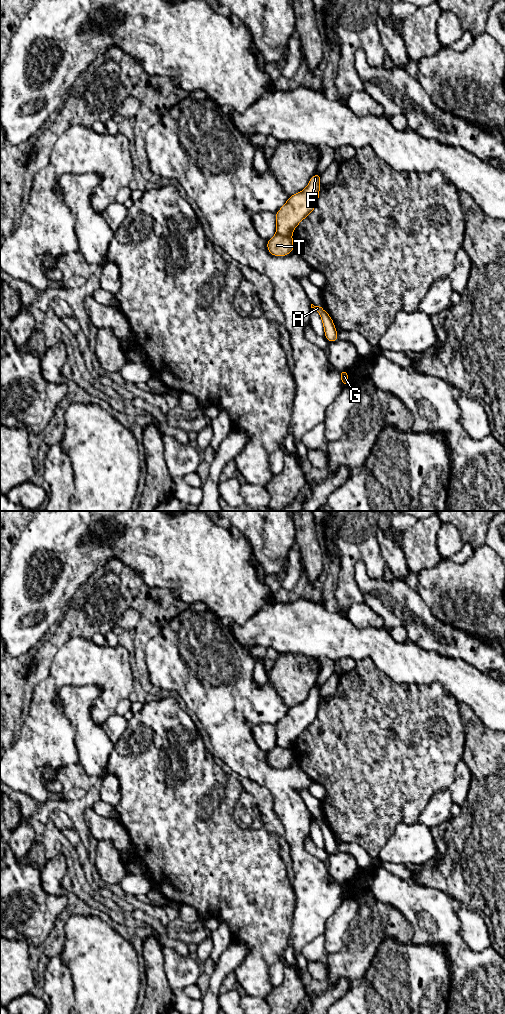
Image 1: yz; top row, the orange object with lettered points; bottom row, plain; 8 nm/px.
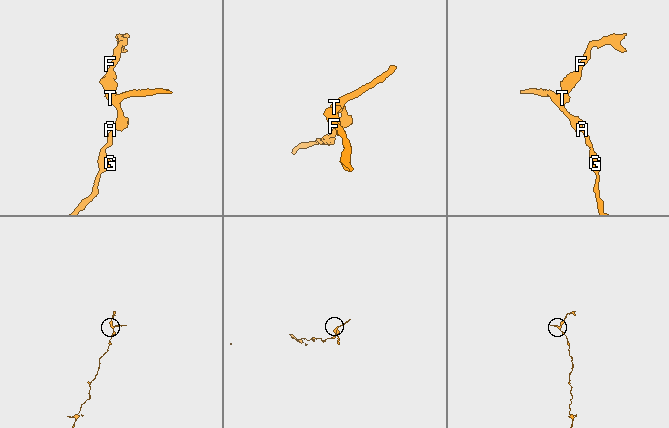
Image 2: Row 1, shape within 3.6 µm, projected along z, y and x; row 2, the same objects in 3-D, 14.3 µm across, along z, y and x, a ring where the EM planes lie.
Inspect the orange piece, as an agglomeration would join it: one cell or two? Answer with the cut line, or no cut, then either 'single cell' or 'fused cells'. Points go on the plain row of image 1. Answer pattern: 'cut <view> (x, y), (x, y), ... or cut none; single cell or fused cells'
cut yz (277, 745), (290, 749); fused cells

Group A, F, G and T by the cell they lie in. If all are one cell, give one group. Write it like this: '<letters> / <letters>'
A G T / F

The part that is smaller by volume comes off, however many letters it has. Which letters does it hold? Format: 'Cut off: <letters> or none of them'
Cut off: F

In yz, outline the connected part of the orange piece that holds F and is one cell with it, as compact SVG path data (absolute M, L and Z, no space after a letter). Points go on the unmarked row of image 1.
M313 686L308 698L301 704L289 709L284 718L276 724L276 744L292 748L296 738L316 719L319 710L320 686Z

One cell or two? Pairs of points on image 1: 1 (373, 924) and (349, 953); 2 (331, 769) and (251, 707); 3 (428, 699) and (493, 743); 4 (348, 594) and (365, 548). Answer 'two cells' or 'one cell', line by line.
1: one cell
2: two cells
3: two cells
4: one cell

